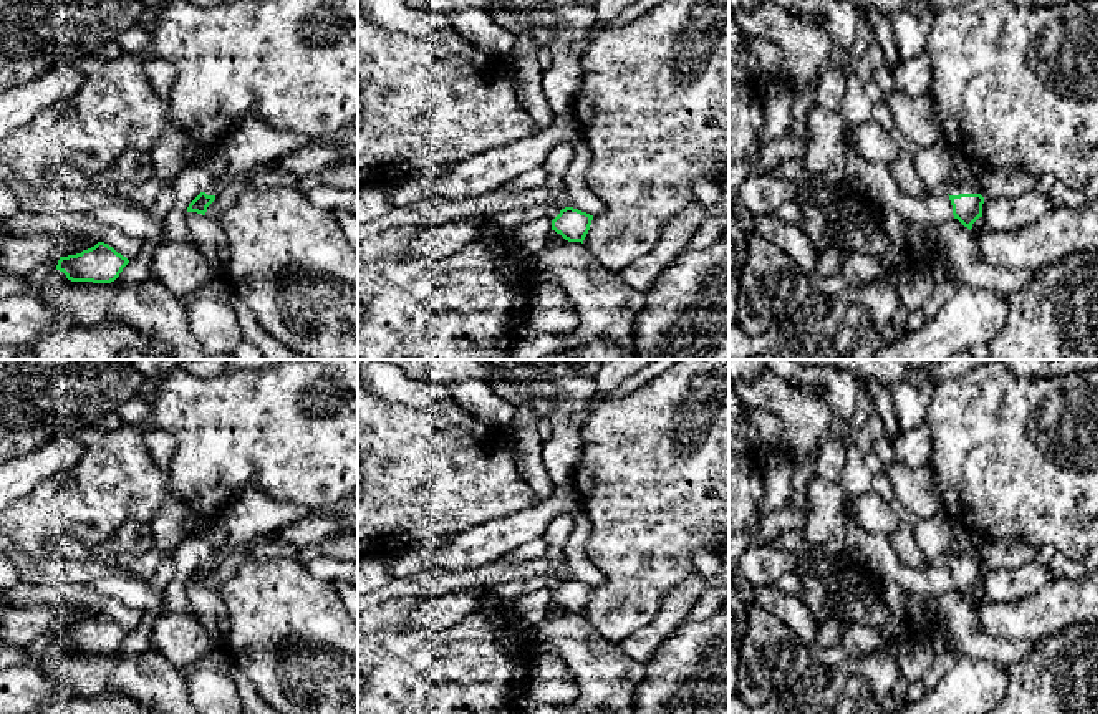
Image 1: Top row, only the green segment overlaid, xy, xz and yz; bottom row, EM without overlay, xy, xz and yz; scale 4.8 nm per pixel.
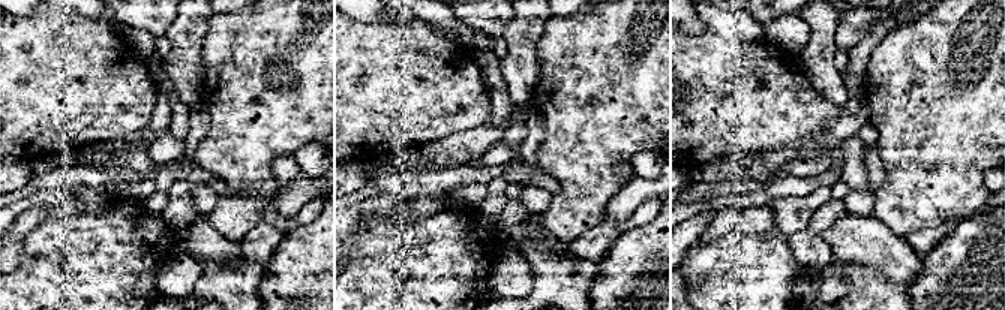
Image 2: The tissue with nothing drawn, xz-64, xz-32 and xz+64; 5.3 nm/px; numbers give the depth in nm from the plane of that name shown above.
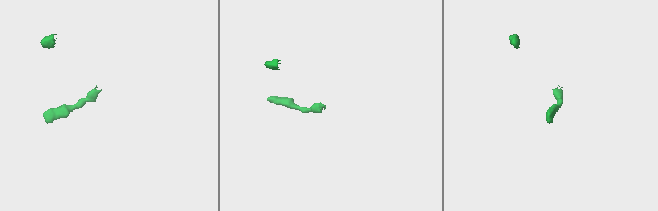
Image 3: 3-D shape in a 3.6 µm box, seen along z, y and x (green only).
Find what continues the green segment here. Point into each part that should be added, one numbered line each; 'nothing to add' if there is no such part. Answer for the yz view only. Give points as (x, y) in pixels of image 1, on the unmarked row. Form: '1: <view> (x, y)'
1: yz (956, 560)

